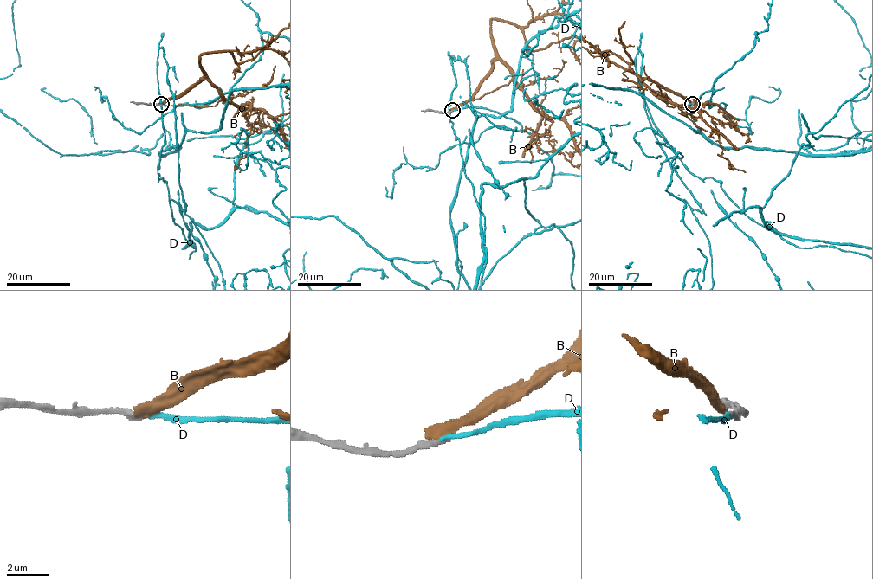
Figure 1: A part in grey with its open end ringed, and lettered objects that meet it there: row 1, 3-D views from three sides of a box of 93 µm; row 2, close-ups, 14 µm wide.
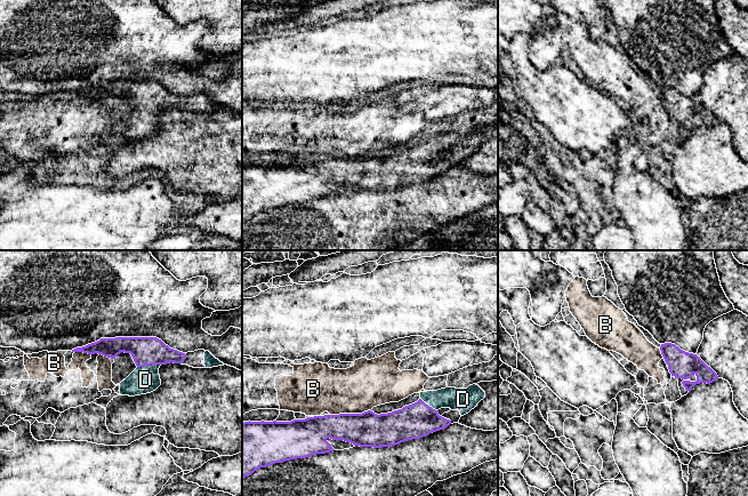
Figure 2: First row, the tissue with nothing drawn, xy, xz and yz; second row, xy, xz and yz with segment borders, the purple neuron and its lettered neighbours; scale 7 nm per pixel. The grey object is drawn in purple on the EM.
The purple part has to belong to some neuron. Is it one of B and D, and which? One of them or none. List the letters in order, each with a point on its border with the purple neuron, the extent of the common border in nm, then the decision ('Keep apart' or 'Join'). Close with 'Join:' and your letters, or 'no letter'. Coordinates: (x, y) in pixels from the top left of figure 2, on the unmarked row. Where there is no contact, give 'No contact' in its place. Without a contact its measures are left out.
B: Touches purple at xz (350, 158). Shared border 300 nm. Keep apart
D: Touches purple at xy (149, 109). Shared border 170 nm. Join
Join: D

